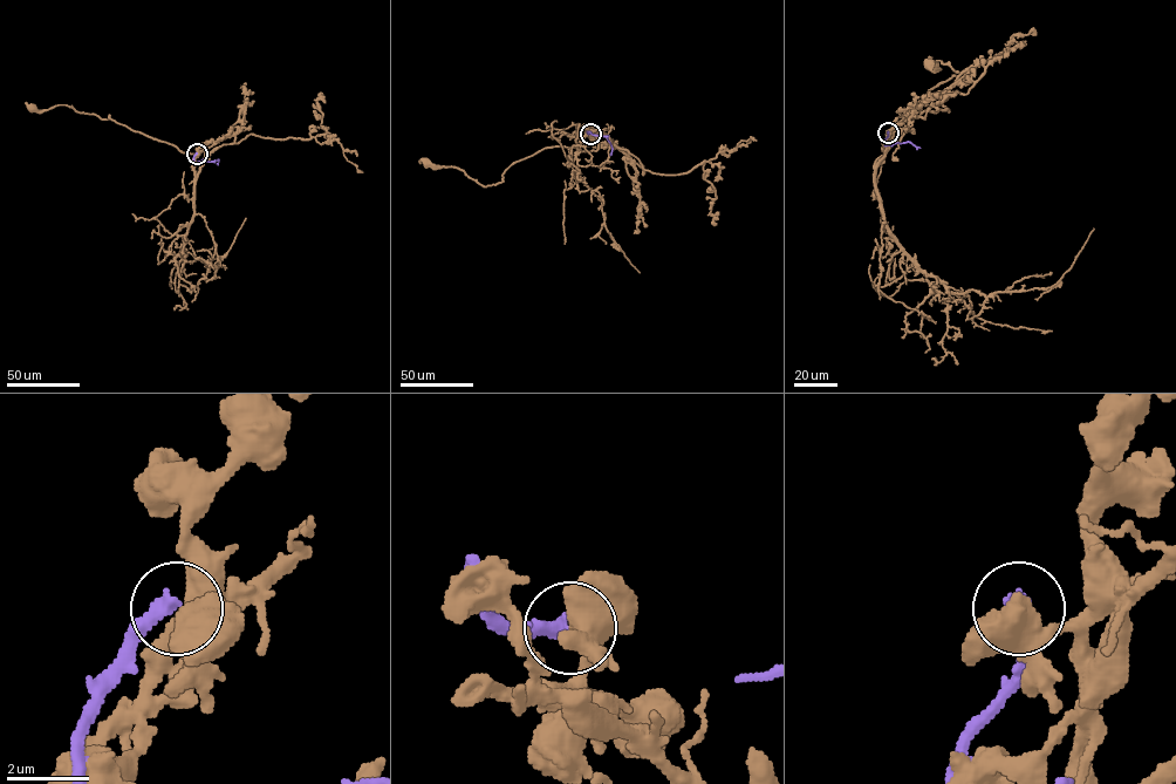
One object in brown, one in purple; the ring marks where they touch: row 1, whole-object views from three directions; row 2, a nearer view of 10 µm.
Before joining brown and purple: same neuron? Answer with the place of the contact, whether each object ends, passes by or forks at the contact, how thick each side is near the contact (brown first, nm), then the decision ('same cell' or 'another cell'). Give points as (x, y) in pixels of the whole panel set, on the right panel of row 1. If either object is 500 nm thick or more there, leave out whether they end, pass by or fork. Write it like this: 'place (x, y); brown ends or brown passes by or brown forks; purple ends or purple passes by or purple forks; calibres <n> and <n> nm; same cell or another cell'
place (888, 133); brown forks; purple ends; calibres 480 and 380 nm; another cell

